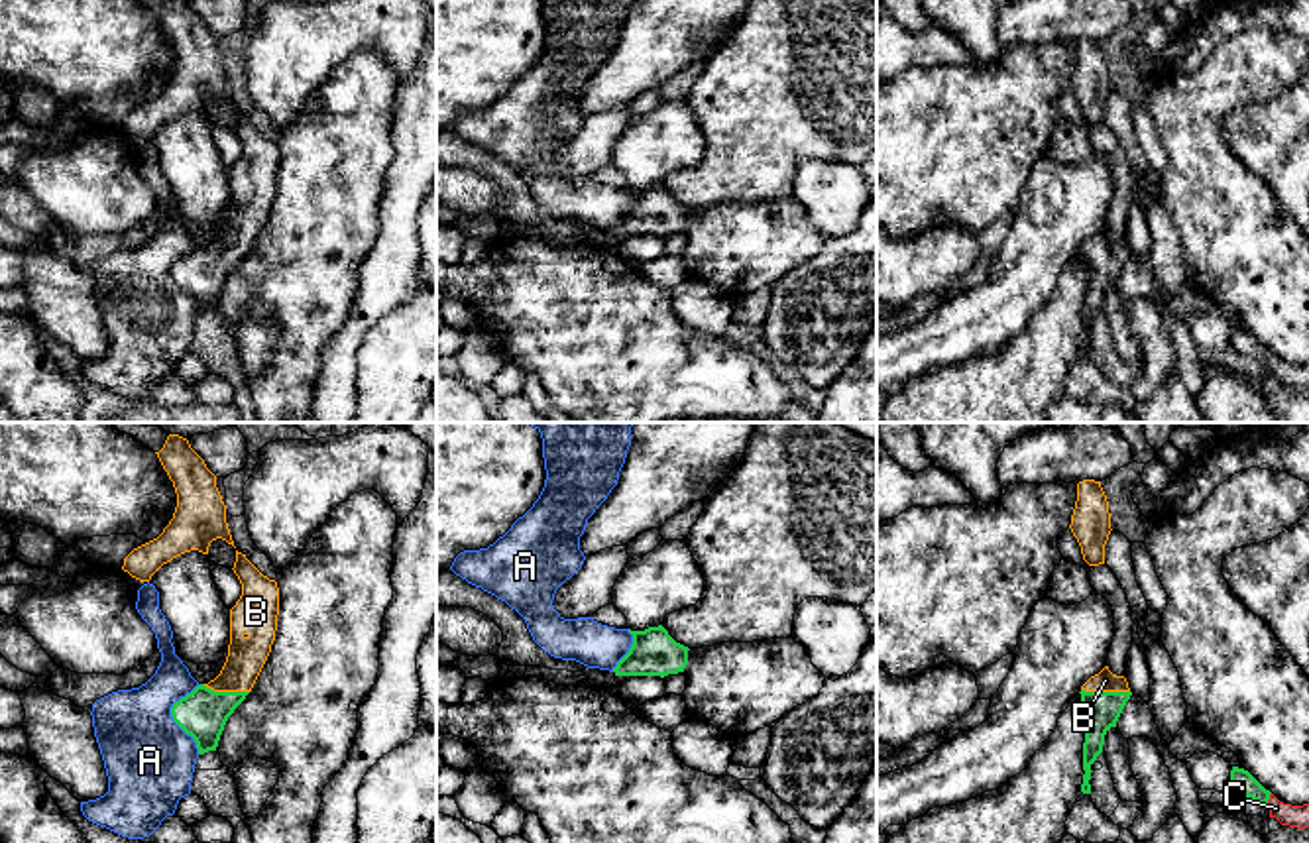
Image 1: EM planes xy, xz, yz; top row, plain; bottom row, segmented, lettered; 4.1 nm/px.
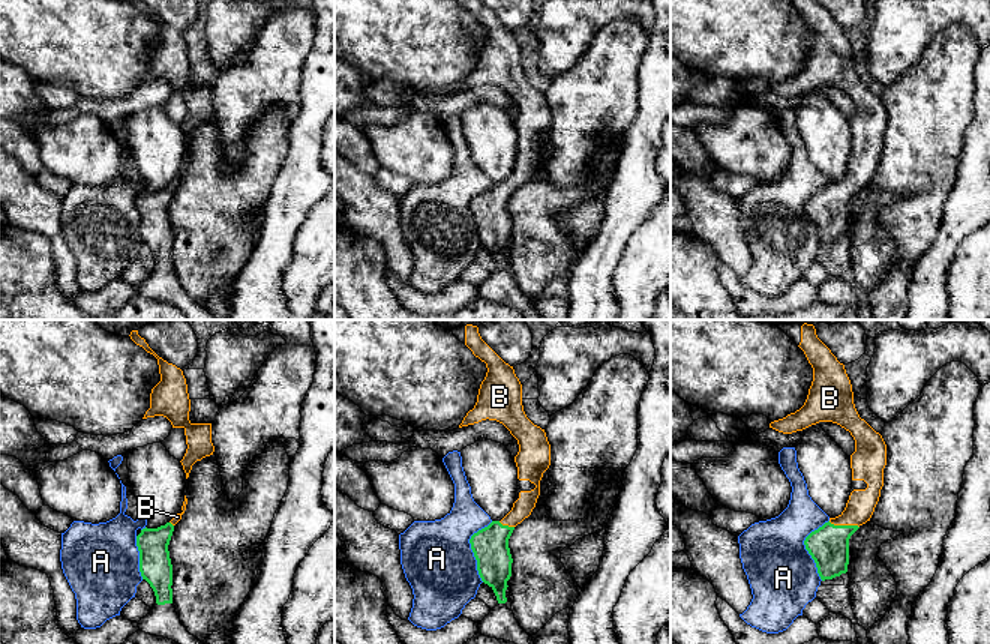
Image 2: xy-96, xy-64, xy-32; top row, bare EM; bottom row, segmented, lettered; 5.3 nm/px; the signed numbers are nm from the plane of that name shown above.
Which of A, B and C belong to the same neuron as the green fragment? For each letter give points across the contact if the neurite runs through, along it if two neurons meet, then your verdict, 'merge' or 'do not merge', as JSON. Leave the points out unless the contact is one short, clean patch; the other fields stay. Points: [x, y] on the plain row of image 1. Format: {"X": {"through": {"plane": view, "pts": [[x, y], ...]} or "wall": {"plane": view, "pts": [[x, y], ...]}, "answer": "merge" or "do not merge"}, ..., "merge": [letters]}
{"A": {"answer": "do not merge"}, "B": {"through": {"plane": "yz", "pts": [[1105, 268], [1105, 252], [1105, 240]]}, "answer": "merge"}, "C": {"through": {"plane": "yz", "pts": [[1241, 340], [1268, 358], [1282, 372], [1296, 376]]}, "answer": "merge"}, "merge": ["B", "C"]}

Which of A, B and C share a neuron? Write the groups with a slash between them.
A / B C

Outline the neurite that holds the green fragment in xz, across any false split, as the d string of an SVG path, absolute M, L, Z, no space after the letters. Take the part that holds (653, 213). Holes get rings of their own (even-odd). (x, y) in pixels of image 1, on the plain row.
M662 185L645 191L629 189L629 193L633 195L633 204L613 228L615 236L664 238L684 232L690 208L676 202Z

